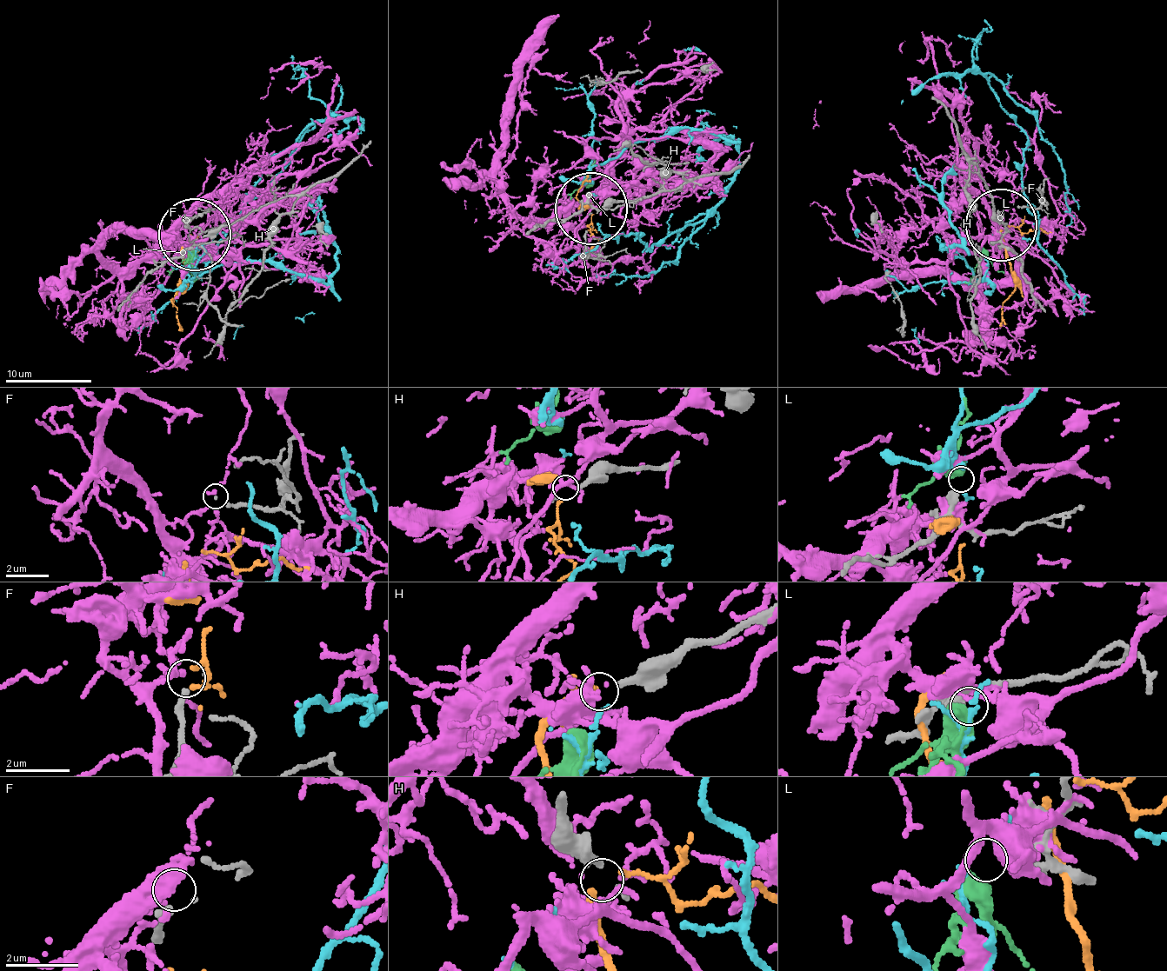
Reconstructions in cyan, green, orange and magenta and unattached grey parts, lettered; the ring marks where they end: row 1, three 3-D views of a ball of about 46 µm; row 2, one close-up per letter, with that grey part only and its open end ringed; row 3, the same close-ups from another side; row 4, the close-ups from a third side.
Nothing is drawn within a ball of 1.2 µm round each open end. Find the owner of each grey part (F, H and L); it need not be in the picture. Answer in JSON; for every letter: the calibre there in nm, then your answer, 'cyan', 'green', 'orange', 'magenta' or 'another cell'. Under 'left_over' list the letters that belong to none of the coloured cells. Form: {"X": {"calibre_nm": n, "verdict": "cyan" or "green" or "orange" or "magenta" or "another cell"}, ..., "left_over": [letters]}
{"F": {"calibre_nm": 190, "verdict": "another cell"}, "H": {"calibre_nm": 190, "verdict": "orange"}, "L": {"calibre_nm": 320, "verdict": "green"}, "left_over": ["F"]}

